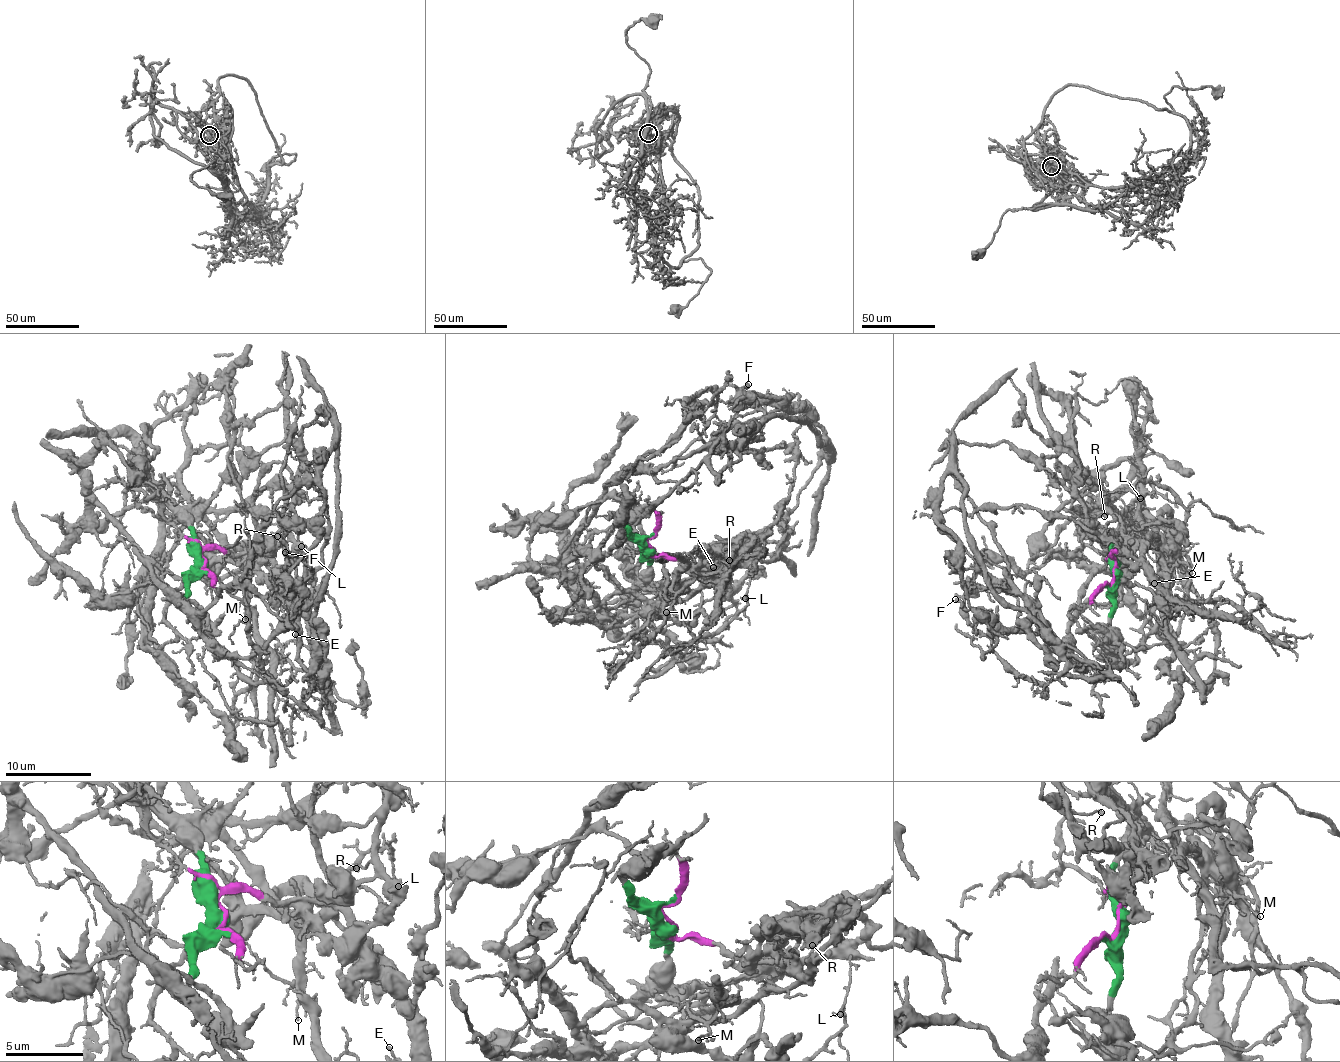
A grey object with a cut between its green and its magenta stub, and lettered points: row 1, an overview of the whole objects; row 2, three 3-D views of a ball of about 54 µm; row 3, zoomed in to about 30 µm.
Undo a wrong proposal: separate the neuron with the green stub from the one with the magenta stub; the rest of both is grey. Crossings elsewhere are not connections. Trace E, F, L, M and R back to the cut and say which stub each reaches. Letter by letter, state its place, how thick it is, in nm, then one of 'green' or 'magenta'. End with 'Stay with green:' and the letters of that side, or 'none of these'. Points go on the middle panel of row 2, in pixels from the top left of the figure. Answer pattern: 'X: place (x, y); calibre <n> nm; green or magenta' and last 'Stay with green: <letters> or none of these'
E: place (713, 567); calibre 140 nm; magenta
F: place (748, 384); calibre 220 nm; magenta
L: place (745, 598); calibre 140 nm; green
M: place (666, 612); calibre 150 nm; green
R: place (729, 560); calibre 100 nm; magenta
Stay with green: L, M

